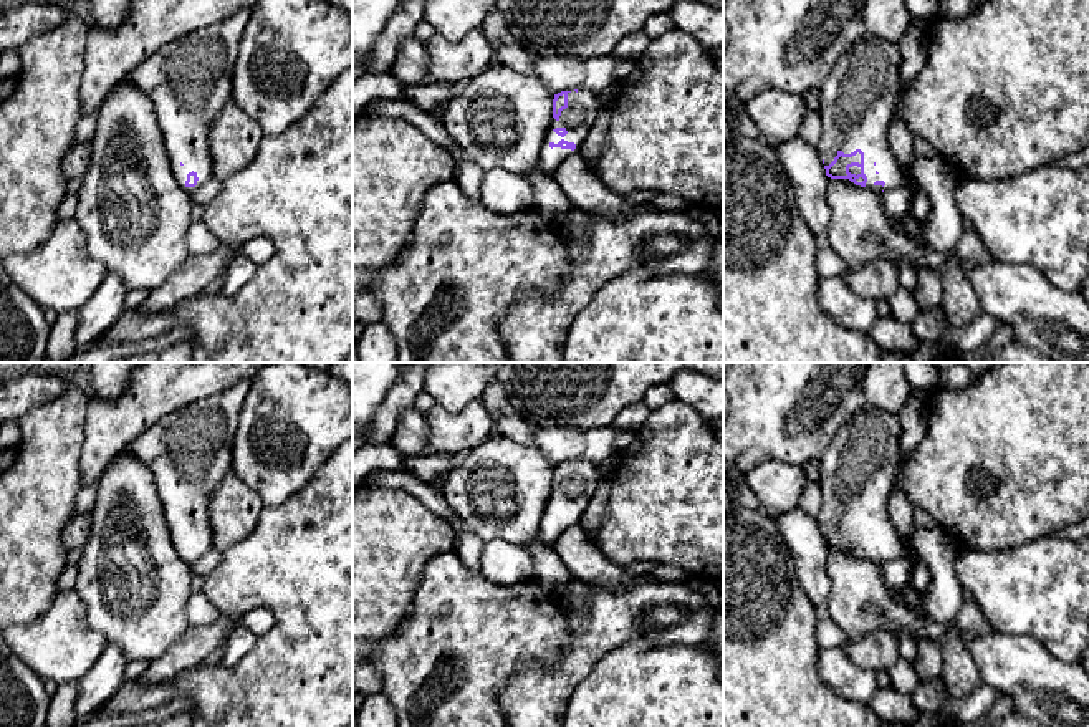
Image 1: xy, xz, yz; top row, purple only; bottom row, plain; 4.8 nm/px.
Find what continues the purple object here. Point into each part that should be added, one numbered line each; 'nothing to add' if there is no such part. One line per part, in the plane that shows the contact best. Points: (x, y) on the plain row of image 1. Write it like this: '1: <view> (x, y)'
1: yz (858, 474)

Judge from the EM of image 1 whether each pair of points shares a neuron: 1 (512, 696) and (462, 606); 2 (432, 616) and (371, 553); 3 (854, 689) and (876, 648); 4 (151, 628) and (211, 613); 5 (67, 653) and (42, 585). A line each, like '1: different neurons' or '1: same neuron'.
1: different neurons
2: different neurons
3: different neurons
4: different neurons
5: different neurons

